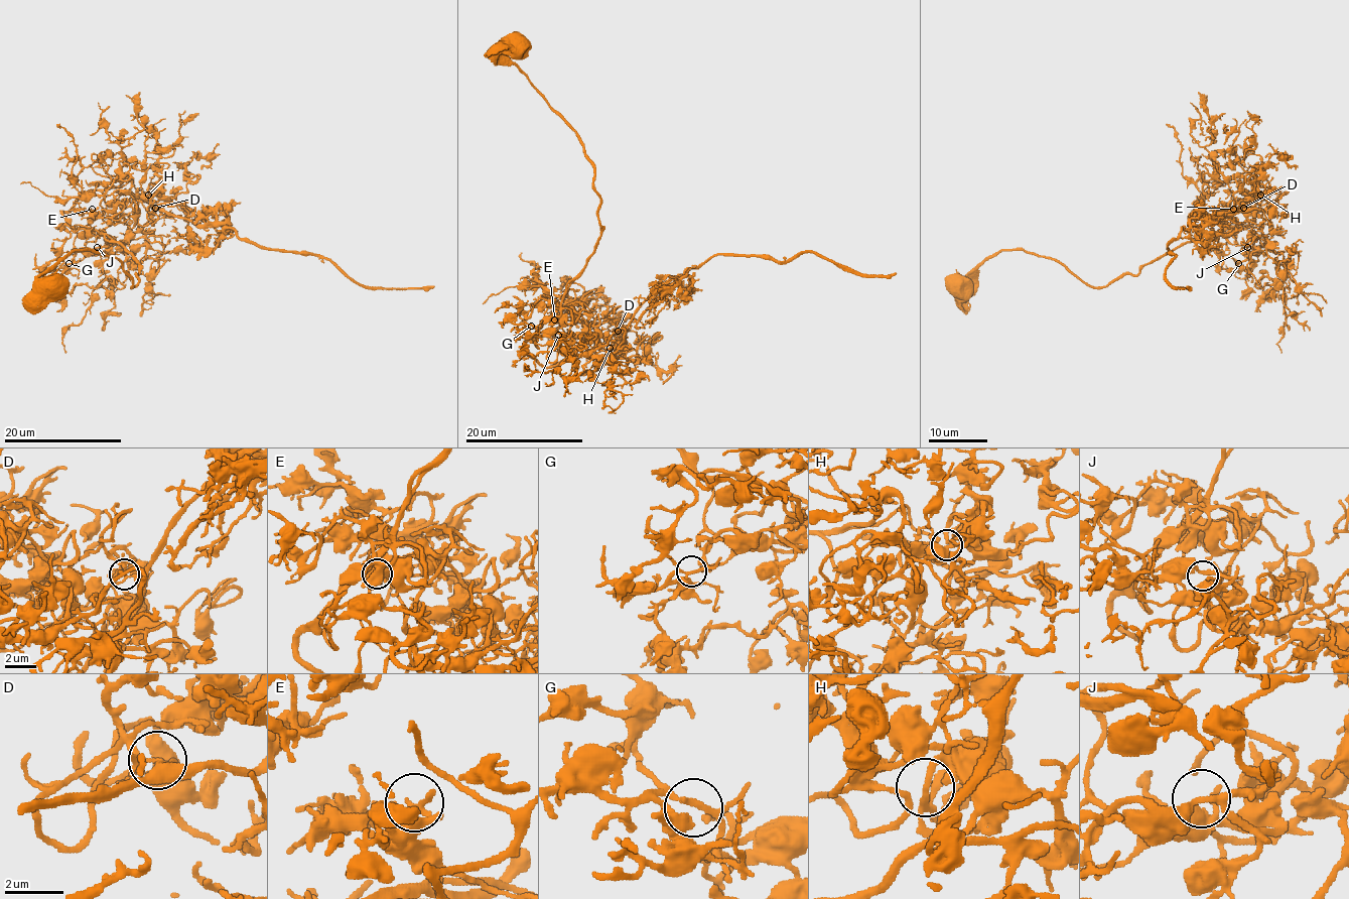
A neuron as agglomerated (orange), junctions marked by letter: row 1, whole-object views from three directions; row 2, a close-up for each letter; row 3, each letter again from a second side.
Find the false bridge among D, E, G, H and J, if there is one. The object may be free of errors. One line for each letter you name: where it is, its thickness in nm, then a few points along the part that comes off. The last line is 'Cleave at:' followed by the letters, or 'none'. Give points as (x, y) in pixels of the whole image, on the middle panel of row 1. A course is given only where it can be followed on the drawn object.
D: (618, 331) | 150 nm | (618, 330), (622, 332), (660, 288), (715, 255), (759, 255), (779, 261), (811, 252), (864, 274), (897, 272)
Cleave at: D

